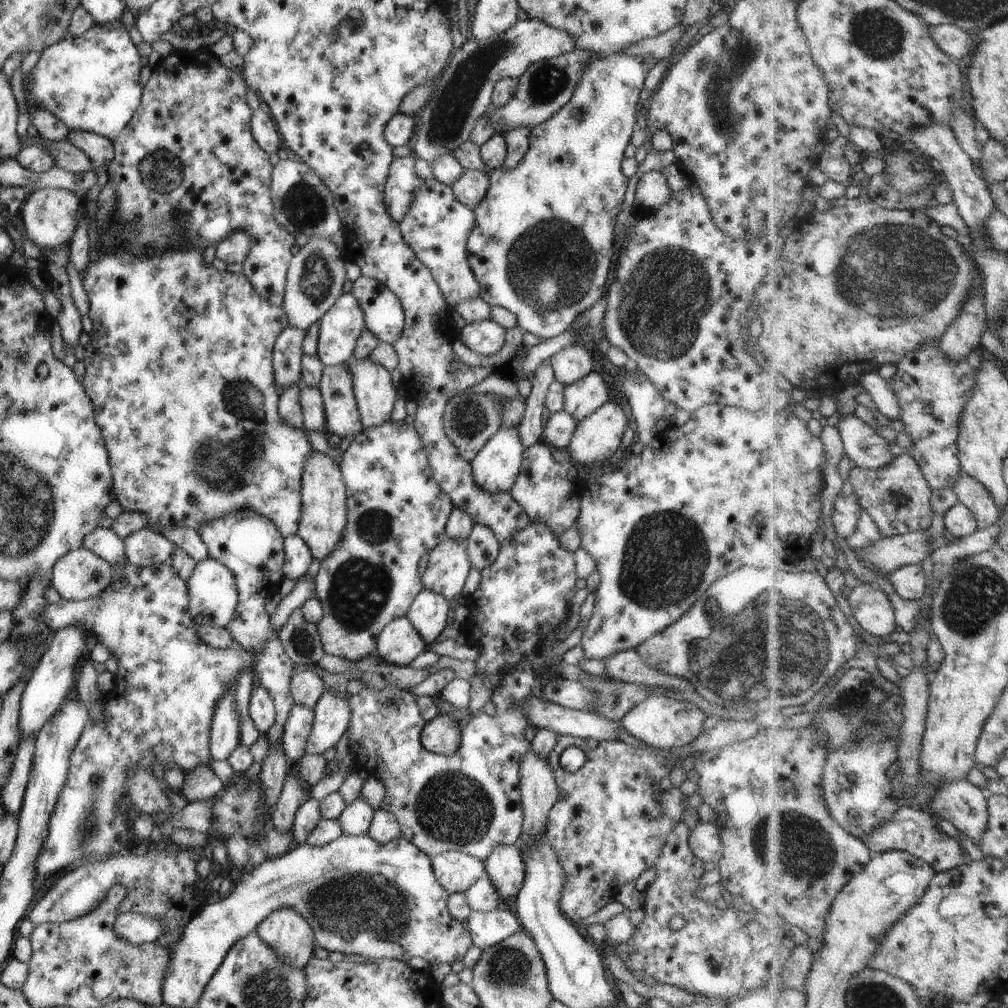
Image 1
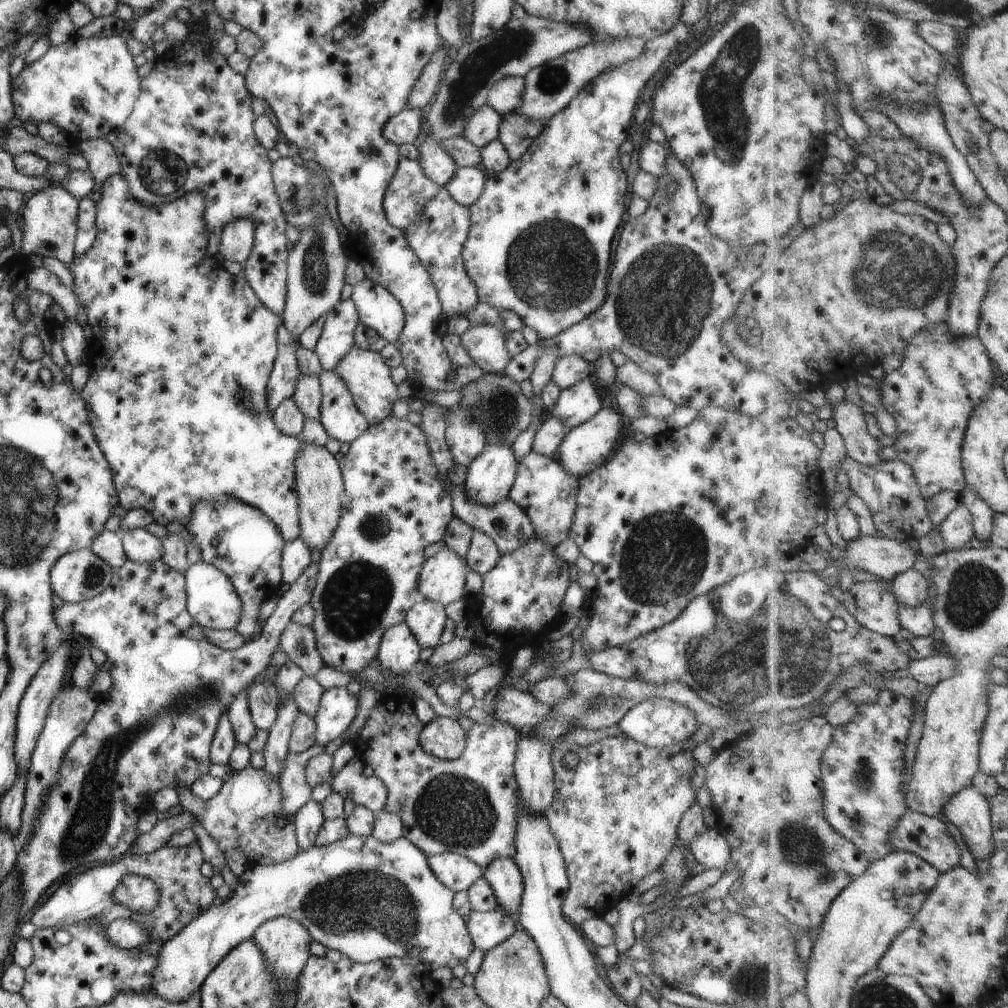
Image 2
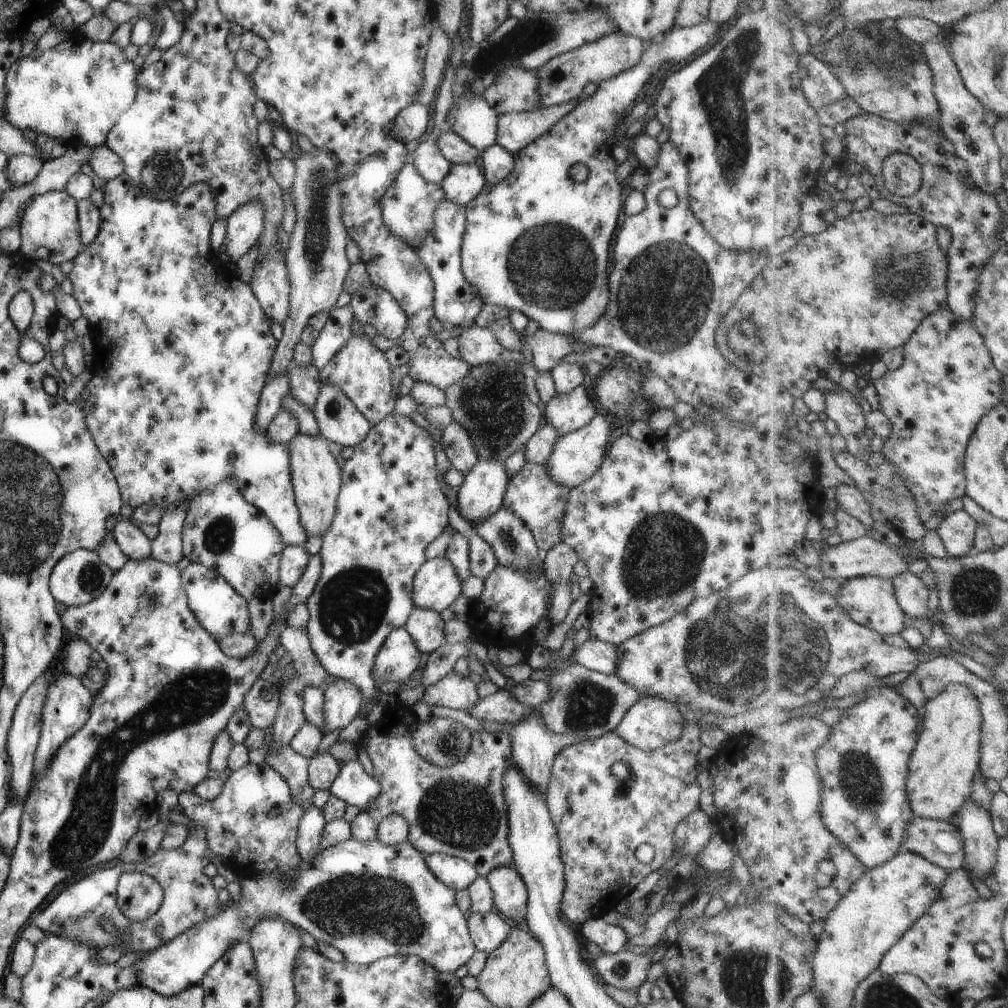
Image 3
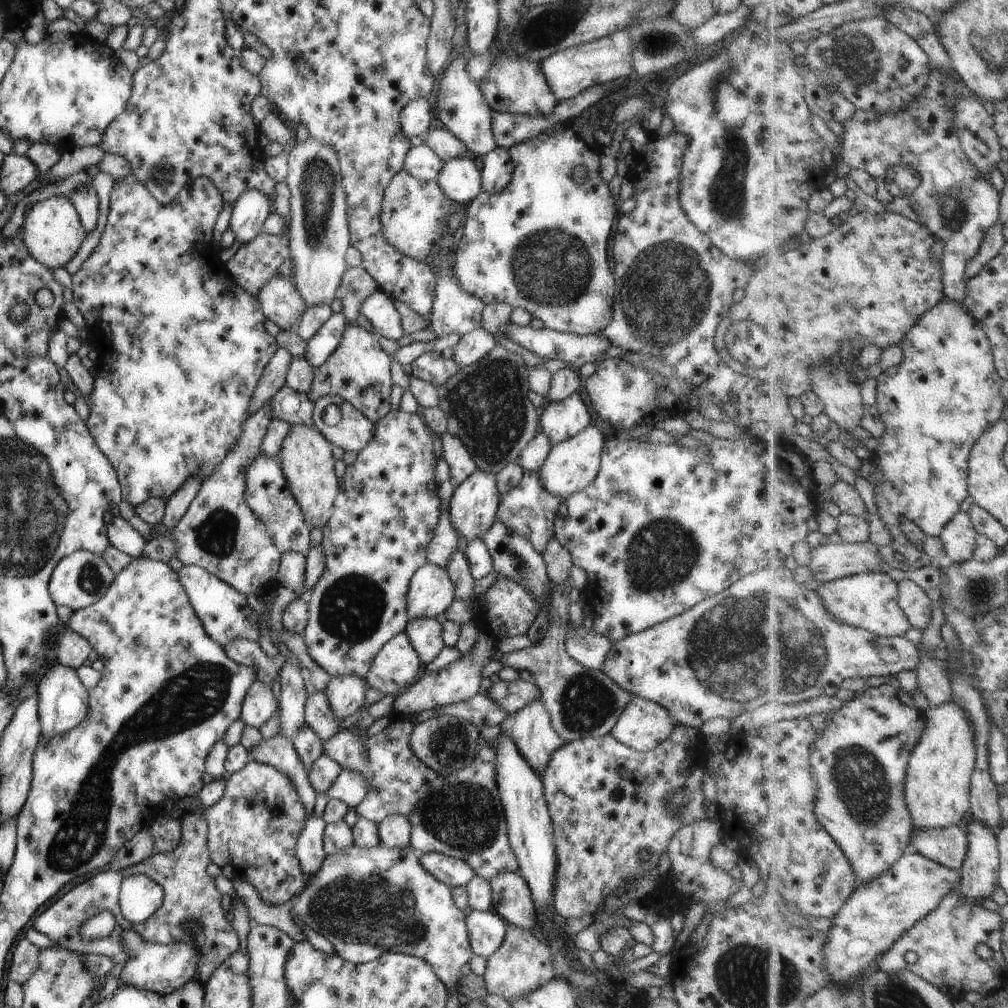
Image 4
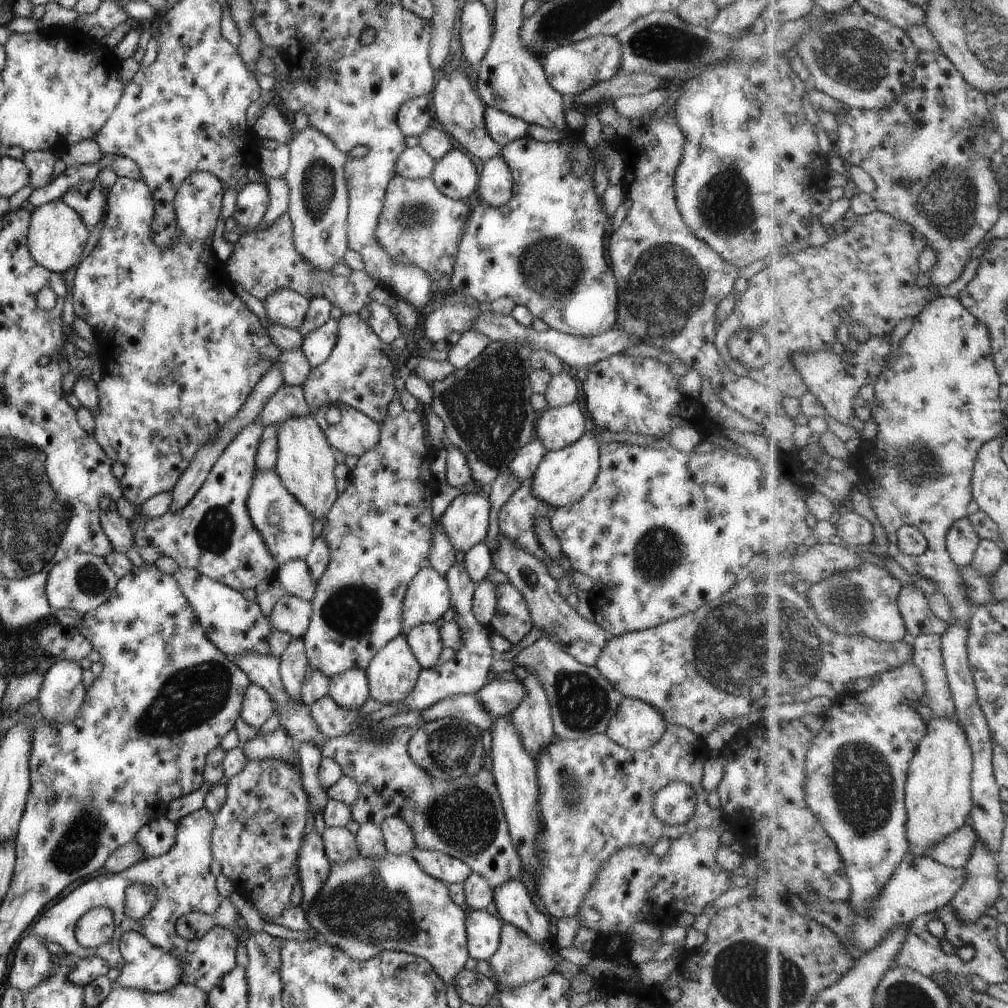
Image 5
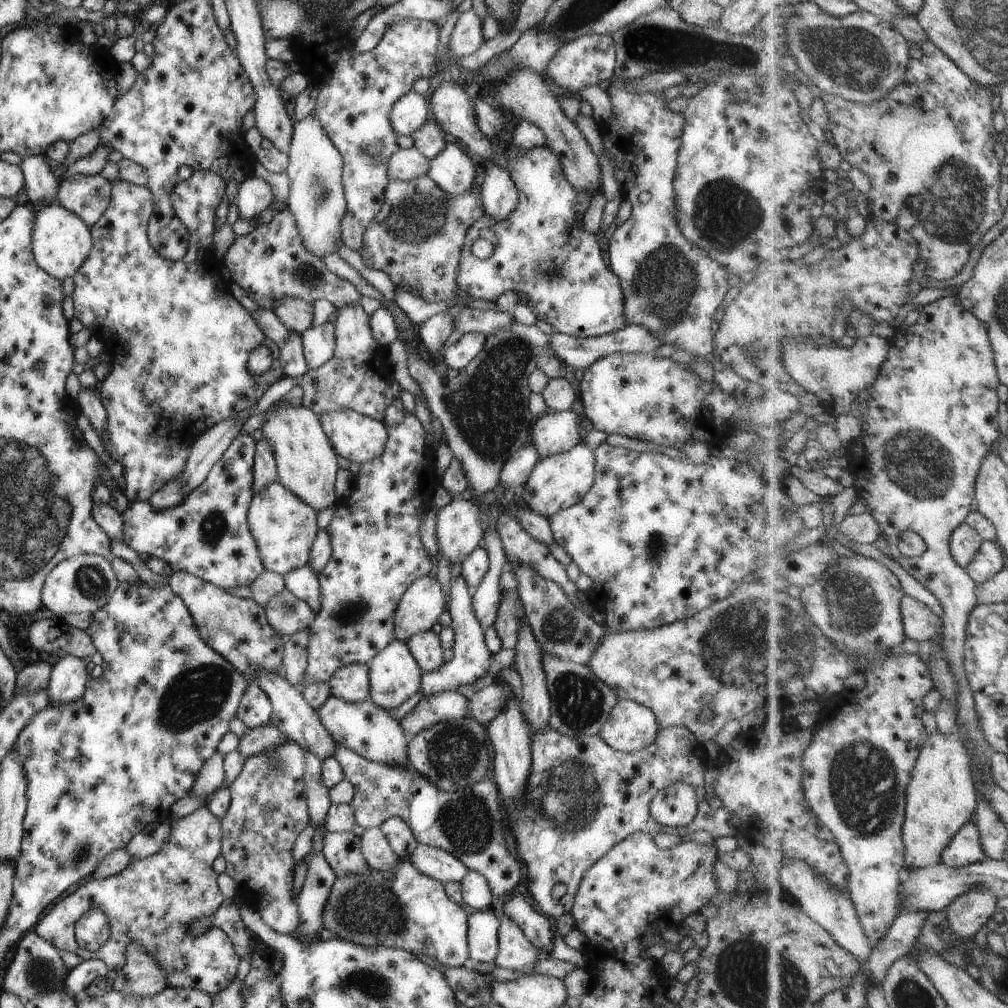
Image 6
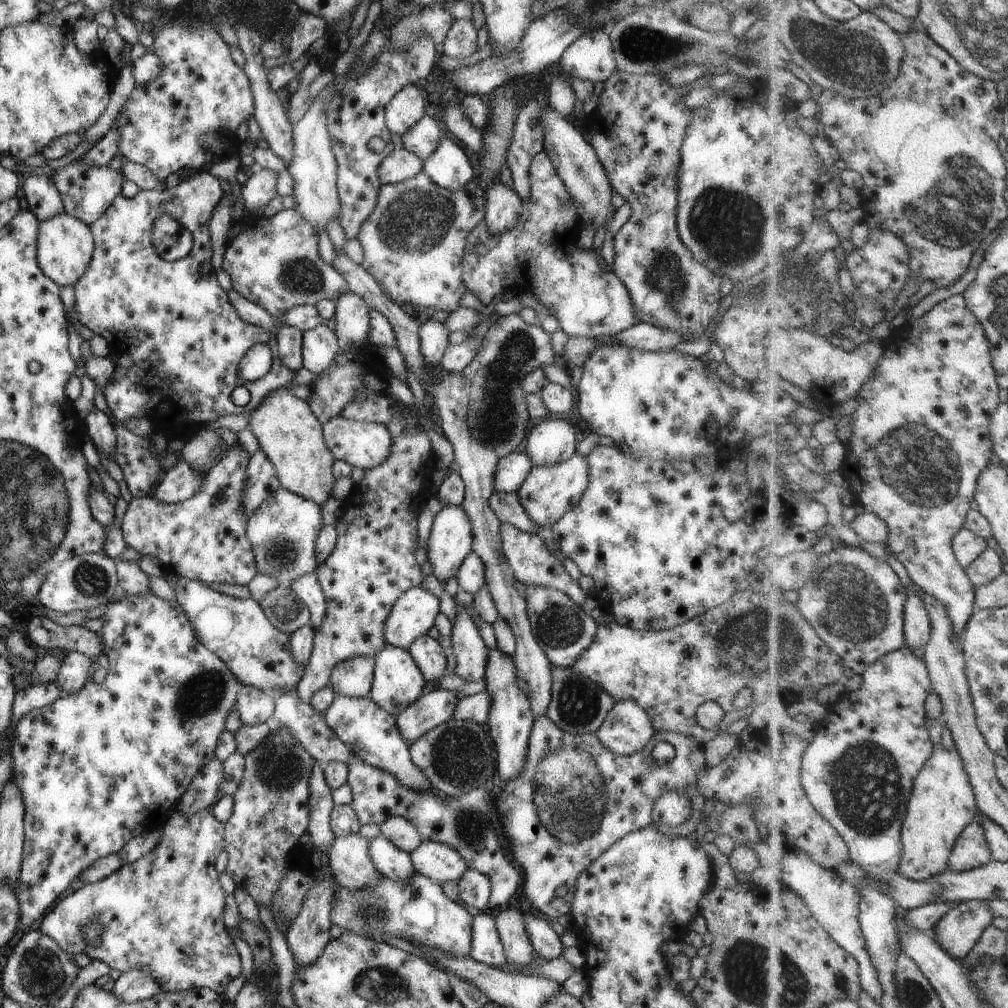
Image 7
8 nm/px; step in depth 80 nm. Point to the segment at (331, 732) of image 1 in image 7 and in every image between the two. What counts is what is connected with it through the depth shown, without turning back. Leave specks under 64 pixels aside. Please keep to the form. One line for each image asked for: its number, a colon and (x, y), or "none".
2: (337, 707)
3: (341, 699)
4: (344, 693)
5: (349, 688)
6: (349, 682)
7: (352, 677)

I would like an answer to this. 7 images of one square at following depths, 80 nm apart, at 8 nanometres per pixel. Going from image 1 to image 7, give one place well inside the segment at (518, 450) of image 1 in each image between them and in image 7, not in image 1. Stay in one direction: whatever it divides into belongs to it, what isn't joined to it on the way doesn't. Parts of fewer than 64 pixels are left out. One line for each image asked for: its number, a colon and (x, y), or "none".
2: (488, 478)
3: (480, 494)
4: (472, 506)
5: (464, 521)
6: (458, 530)
7: (449, 539)

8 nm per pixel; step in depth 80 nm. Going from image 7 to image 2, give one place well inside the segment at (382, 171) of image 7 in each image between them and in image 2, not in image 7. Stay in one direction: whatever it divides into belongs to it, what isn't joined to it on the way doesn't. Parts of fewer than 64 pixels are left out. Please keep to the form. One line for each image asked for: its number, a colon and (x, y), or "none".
2: (435, 163)
3: (429, 163)
4: (421, 162)
5: (412, 163)
6: (405, 164)

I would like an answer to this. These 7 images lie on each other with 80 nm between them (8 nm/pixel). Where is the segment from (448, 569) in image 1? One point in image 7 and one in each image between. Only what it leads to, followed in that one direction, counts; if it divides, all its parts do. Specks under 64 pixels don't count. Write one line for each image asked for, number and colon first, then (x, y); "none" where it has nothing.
2: (440, 580)
3: (435, 585)
4: (430, 591)
5: (427, 596)
6: (418, 607)
7: (412, 614)

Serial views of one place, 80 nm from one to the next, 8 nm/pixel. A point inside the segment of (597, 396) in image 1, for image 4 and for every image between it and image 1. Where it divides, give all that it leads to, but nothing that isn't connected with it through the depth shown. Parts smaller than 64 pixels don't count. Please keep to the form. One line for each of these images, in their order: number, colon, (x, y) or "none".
2: (575, 404)
3: (565, 412)
4: (559, 420)

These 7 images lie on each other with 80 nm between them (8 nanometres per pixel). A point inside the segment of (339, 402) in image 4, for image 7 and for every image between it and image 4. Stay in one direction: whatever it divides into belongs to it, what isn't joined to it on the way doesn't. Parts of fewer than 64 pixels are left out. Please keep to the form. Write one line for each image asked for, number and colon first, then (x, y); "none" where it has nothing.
5: (350, 431)
6: (354, 436)
7: (362, 444)

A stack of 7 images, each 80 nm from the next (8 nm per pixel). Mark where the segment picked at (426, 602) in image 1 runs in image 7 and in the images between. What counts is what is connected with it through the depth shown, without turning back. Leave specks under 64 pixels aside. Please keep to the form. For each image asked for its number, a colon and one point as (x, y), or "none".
2: (425, 619)
3: (425, 627)
4: (424, 634)
5: (424, 641)
6: (425, 647)
7: (426, 652)

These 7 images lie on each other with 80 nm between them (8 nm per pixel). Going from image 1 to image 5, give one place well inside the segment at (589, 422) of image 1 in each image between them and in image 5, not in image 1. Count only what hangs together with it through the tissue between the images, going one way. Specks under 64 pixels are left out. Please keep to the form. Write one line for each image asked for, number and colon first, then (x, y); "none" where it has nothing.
2: (586, 446)
3: (576, 456)
4: (569, 465)
5: (562, 476)

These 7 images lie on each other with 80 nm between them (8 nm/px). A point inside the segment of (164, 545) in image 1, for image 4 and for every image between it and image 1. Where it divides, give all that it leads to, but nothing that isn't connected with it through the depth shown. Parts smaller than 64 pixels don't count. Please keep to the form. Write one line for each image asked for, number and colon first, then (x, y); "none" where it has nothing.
2: (139, 546)
3: (135, 544)
4: (120, 534)

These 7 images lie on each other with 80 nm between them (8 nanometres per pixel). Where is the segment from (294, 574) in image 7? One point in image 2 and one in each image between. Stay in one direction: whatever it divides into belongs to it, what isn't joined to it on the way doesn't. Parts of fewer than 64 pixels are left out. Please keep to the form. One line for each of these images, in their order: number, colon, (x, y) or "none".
2: (180, 352)
3: (181, 346)
4: (266, 493)
5: (285, 527)
6: (283, 527)

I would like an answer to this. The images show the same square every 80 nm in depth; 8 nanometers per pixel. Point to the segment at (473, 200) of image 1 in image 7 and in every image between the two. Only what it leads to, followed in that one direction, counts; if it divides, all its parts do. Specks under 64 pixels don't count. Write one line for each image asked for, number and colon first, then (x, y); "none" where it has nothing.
2: (466, 184)
3: (463, 181)
4: (459, 180)
5: (453, 174)
6: (450, 169)
7: (447, 166)

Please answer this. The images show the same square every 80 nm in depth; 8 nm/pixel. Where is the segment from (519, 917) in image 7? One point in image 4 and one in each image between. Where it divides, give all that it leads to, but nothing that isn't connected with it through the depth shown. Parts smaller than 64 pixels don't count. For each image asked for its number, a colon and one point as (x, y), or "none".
4: (523, 962)
5: (517, 960)
6: (514, 951)

